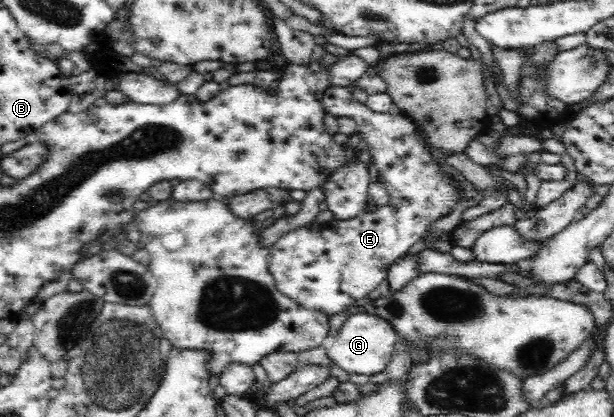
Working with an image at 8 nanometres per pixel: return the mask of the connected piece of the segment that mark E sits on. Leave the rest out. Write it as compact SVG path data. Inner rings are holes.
M329 83L322 91L320 99L324 110L334 116L349 116L357 122L363 134L365 154L377 164L380 185L391 194L386 206L376 207L372 212L361 213L355 220L333 220L329 223L313 221L308 226L287 230L268 249L268 272L274 281L275 289L281 295L292 299L307 311L318 311L327 319L351 309L357 301L377 289L381 281L387 279L388 269L409 249L422 239L427 226L443 217L448 207L457 202L459 196L449 180L449 175L442 175L439 166L430 158L420 135L416 133L415 122L411 123L403 115L373 113L364 102L353 97L351 88L339 87Z

